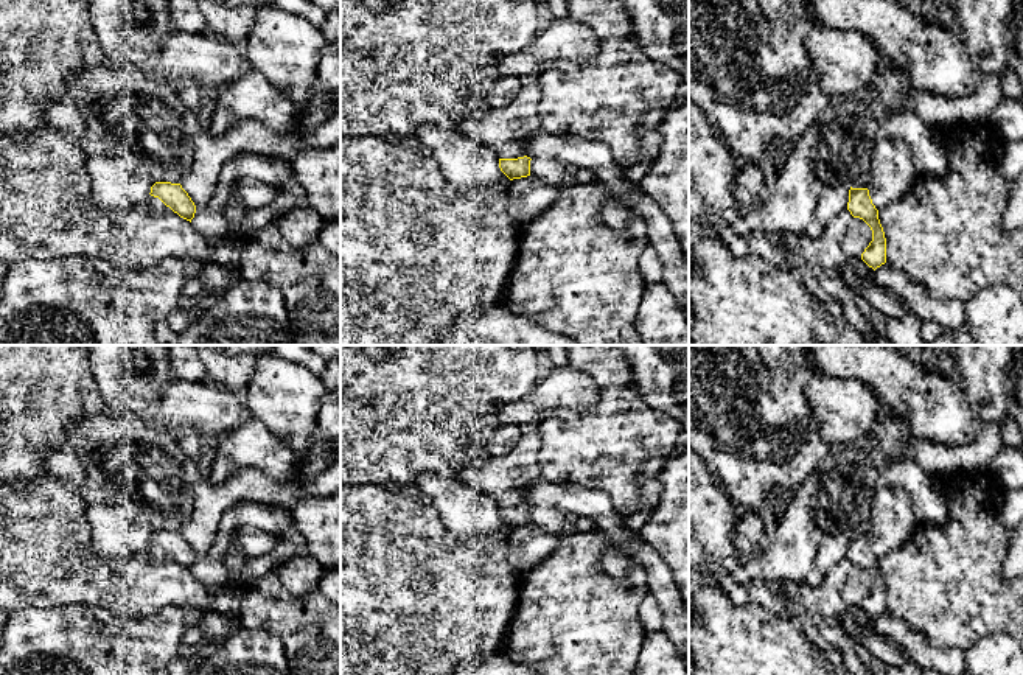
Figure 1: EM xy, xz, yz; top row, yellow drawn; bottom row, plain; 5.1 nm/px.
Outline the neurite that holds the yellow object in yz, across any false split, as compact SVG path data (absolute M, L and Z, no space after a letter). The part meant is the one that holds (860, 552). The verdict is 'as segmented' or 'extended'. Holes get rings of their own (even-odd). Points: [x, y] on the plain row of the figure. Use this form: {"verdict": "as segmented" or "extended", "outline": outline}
{"verdict": "as segmented", "outline": "M850 535L847 558L854 566L863 568L872 579L872 589L861 602L861 608L875 619L886 611L886 586L869 538Z"}

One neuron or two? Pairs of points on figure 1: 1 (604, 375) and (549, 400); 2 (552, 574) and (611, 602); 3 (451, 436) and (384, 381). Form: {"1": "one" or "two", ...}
{"1": "two", "2": "one", "3": "one"}

